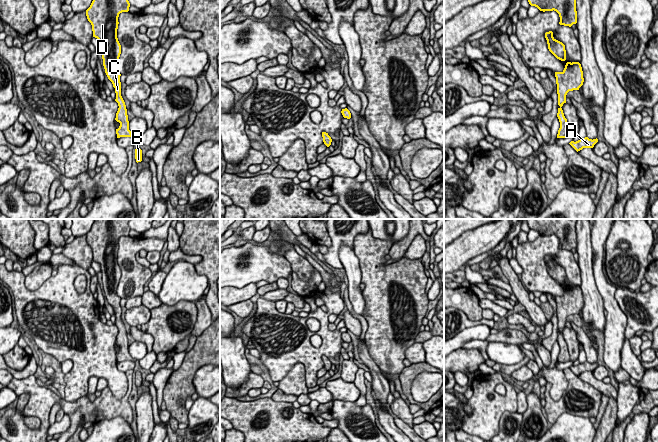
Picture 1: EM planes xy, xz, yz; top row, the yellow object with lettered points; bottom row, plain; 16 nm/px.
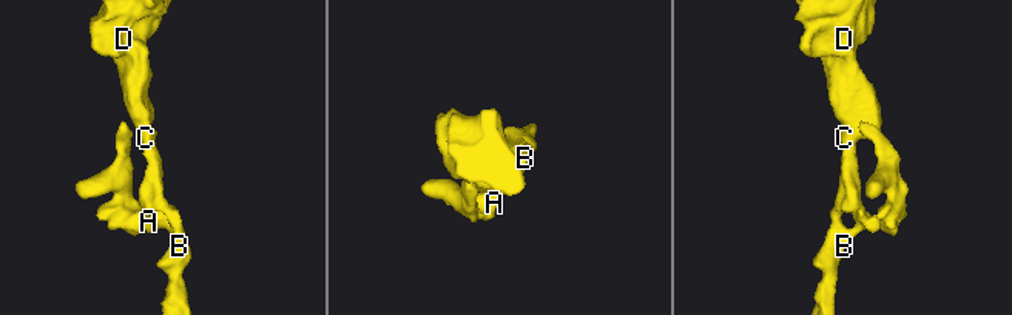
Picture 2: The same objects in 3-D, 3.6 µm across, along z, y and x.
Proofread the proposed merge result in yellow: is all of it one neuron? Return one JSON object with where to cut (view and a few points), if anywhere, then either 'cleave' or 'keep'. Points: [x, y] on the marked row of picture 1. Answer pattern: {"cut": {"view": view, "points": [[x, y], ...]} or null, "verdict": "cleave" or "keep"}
{"cut": null, "verdict": "keep"}

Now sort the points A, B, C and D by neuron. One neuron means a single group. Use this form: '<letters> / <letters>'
A B C D

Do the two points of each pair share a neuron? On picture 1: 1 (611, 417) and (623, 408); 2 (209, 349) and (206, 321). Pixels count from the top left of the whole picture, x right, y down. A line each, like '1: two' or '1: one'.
1: two
2: two

